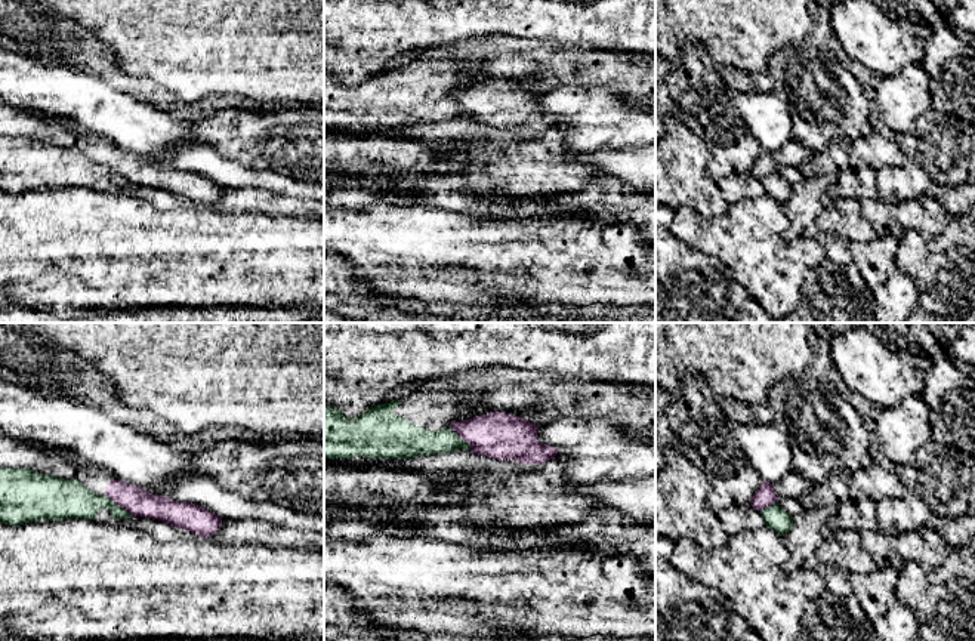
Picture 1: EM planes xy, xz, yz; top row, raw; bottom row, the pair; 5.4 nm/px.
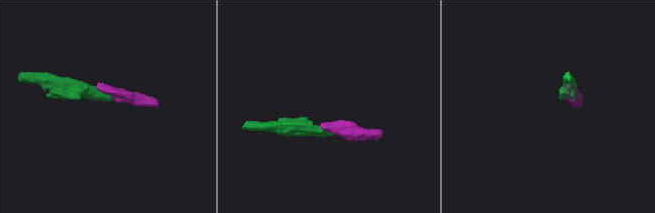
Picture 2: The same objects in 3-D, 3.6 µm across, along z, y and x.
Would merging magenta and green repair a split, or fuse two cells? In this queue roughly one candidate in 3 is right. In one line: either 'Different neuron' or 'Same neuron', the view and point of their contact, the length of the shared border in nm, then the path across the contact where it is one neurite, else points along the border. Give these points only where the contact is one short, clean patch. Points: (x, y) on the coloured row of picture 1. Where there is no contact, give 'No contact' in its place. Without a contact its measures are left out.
Different neuron. Touches magenta at xy (119, 505). Shared border 190 nm. Boundary: xy (105, 495), (132, 514)

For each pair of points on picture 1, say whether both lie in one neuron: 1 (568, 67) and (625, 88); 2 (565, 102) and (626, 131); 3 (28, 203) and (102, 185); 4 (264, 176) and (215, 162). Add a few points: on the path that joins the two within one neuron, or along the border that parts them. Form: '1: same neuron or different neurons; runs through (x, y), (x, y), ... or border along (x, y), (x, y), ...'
1: same neuron; runs through (582, 73), (611, 74)
2: same neuron; runs through (580, 111), (589, 119), (611, 122)
3: different neurons; border along (92, 188), (127, 197)
4: same neuron; runs through (252, 176), (238, 176), (227, 172)

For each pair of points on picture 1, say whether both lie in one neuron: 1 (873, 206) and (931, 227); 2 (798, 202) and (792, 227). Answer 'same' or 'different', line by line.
1: same
2: same

